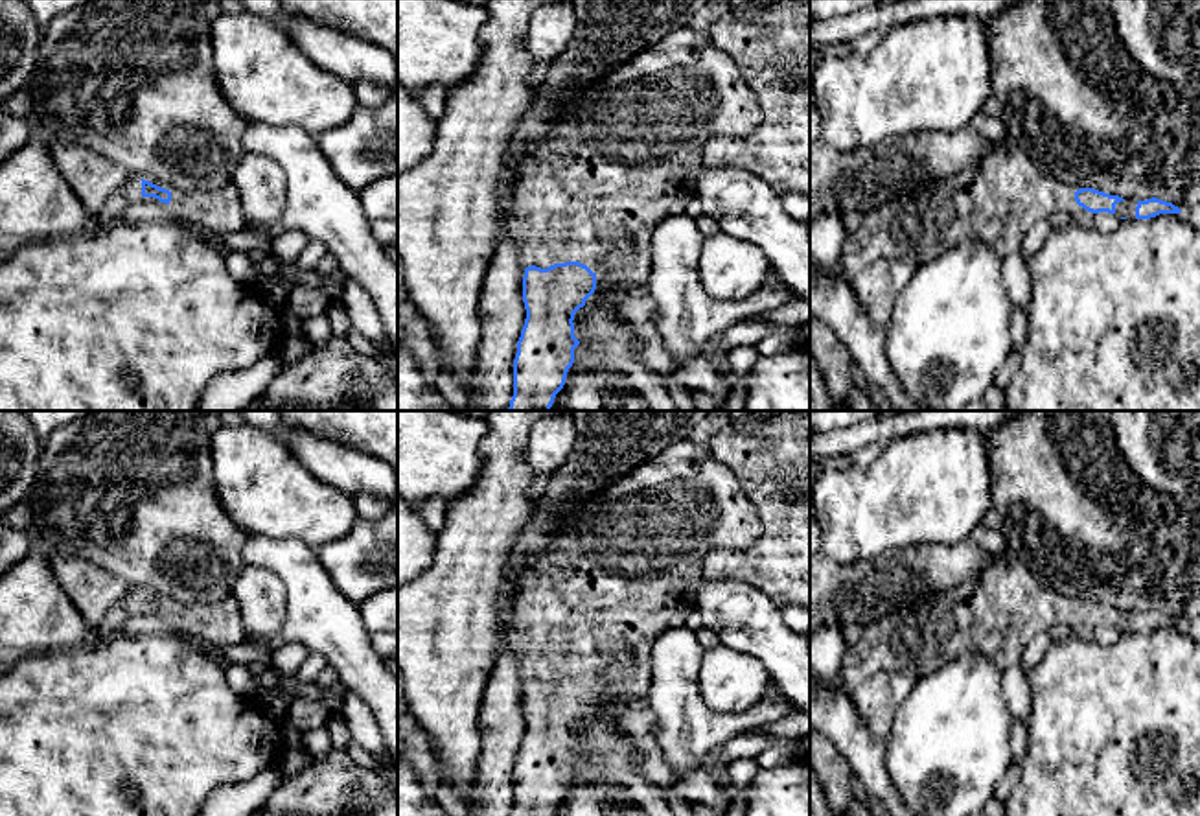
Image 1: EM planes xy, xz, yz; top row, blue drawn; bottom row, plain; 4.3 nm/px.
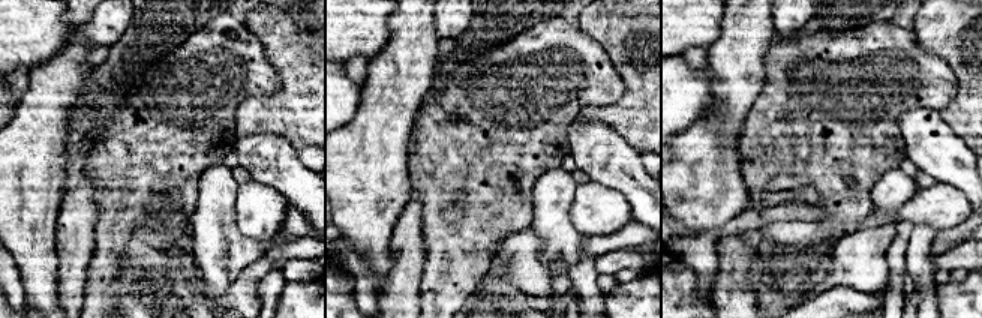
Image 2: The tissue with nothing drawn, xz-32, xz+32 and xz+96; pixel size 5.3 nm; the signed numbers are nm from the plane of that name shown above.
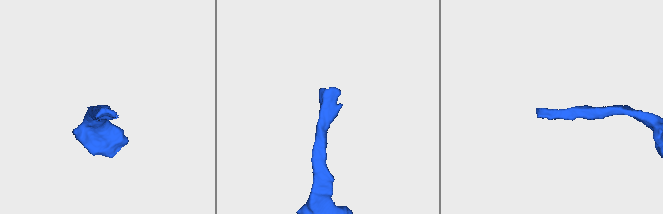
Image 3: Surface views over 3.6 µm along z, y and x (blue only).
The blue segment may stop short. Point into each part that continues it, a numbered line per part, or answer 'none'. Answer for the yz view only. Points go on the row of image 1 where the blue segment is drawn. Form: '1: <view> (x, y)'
1: yz (1125, 209)

